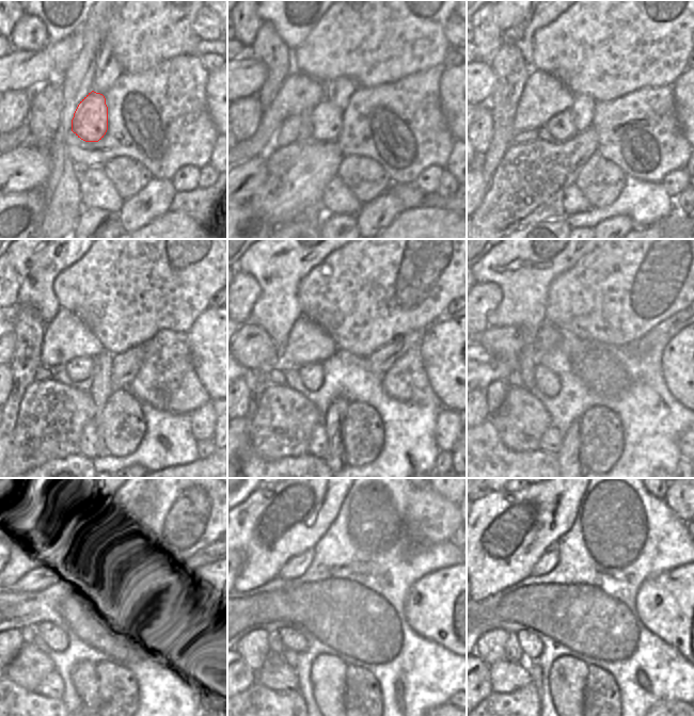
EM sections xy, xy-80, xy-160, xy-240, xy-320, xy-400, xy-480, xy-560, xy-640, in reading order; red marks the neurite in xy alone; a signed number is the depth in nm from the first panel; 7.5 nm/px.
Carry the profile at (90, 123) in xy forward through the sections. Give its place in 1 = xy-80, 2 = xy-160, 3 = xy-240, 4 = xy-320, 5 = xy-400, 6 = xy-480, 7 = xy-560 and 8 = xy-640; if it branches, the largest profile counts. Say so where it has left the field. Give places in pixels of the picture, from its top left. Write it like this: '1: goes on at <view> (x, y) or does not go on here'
1: goes on at xy-80 (327, 120)
2: goes on at xy-160 (561, 127)
3: goes on at xy-240 (79, 369)
4: goes on at xy-320 (311, 375)
5: goes on at xy-400 (546, 381)
6: goes on at xy-480 (54, 637)
7: goes on at xy-560 (290, 639)
8: goes on at xy-640 (531, 645)

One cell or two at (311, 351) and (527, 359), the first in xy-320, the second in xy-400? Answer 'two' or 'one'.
two

